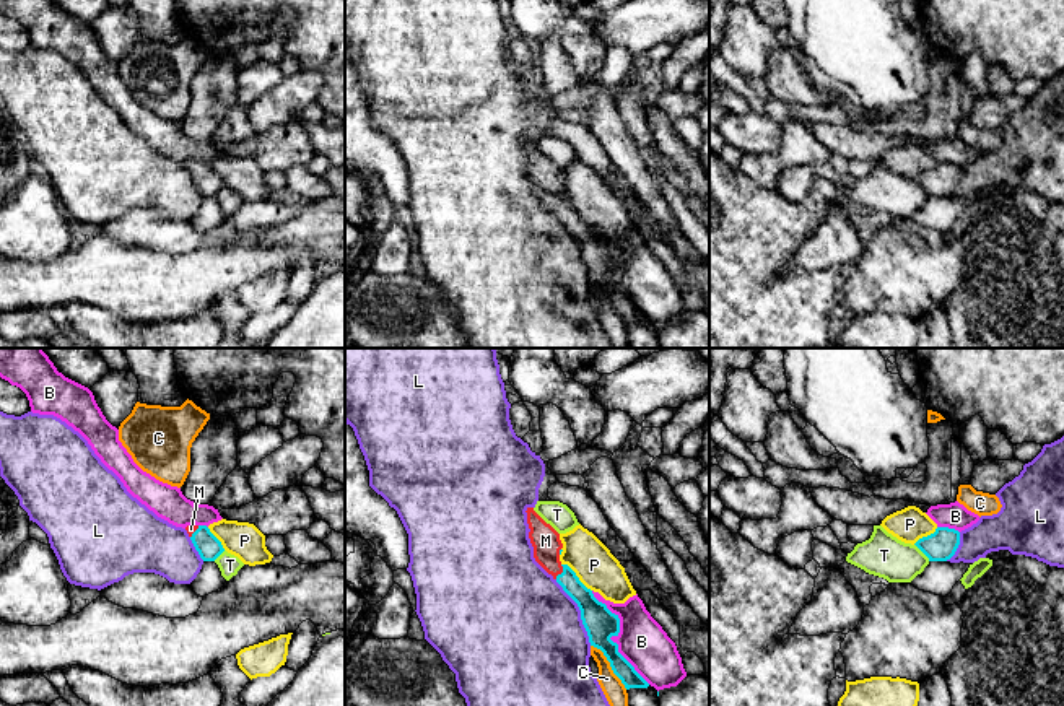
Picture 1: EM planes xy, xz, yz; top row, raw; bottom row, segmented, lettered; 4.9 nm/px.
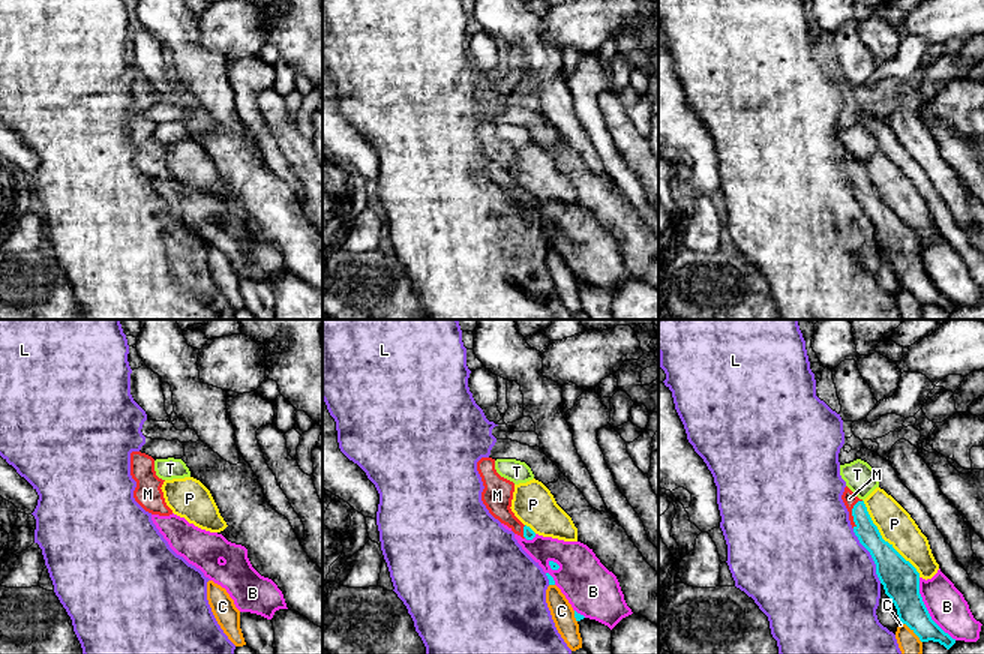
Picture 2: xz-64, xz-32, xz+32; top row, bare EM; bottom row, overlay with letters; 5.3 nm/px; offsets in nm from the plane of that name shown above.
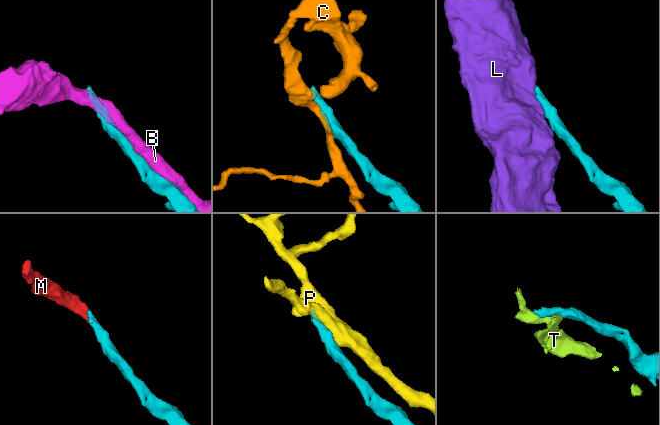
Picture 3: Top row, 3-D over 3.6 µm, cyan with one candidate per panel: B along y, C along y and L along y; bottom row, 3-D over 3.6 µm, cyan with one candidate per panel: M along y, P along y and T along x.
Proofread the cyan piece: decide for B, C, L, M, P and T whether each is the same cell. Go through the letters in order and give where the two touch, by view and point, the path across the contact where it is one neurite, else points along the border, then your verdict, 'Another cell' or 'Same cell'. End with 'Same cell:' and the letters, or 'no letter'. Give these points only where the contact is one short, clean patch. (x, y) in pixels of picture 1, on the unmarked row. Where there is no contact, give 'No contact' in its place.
B: Touches cyan at xz (612, 270). Another cell
C: Touches cyan at xz (610, 301). Boundary: xz (591, 280), (602, 288), (612, 308), (627, 324). Another cell
L: Touches cyan at xz (581, 248). Boundary: xz (555, 215), (576, 239), (591, 280). Another cell
M: Touches cyan at xz (563, 207). Path across: xz (593, 248), (563, 207), (549, 194), (545, 176). Same cell
P: Touches cyan at xz (576, 212). Another cell
T: Touches cyan at yz (921, 186). Another cell
Same cell: M

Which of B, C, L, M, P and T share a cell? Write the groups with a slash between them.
B / C / L / M / P / T

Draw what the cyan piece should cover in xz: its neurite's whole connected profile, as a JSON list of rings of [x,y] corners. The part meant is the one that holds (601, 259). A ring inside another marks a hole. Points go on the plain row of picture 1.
[[[527,143],[525,148],[534,194],[578,239],[591,281],[604,288],[613,309],[621,316],[626,325],[648,324],[649,319],[618,288],[618,280],[610,275],[620,268],[618,251],[612,249],[605,239],[599,238],[592,226],[579,216],[576,208],[560,197],[560,190],[563,187],[560,169],[547,159],[534,143]]]

